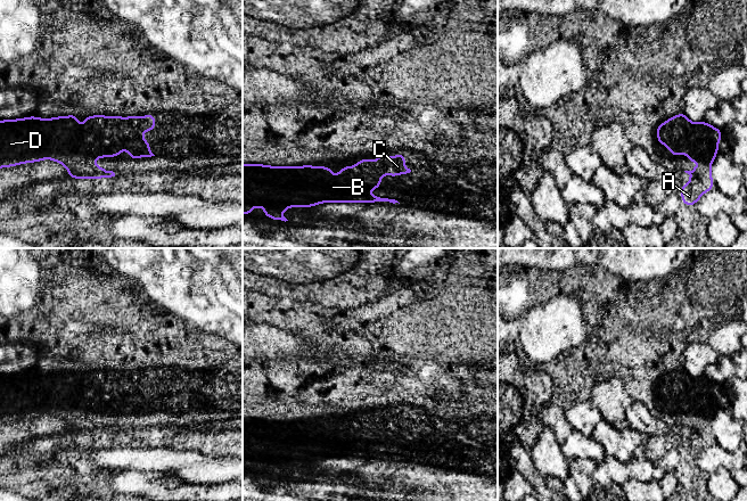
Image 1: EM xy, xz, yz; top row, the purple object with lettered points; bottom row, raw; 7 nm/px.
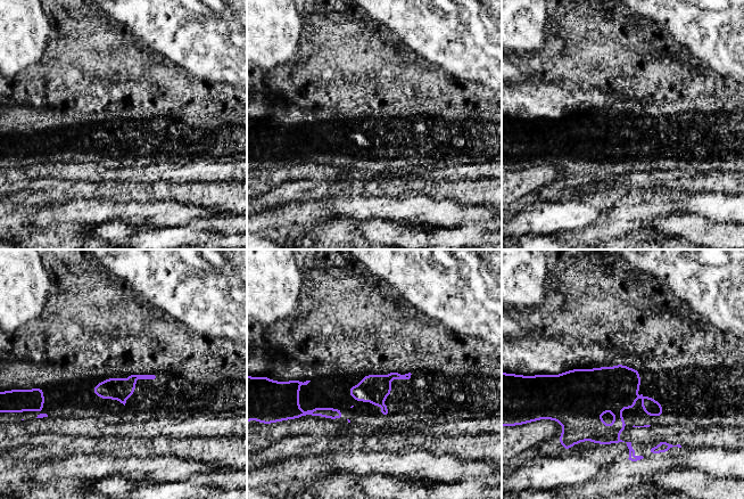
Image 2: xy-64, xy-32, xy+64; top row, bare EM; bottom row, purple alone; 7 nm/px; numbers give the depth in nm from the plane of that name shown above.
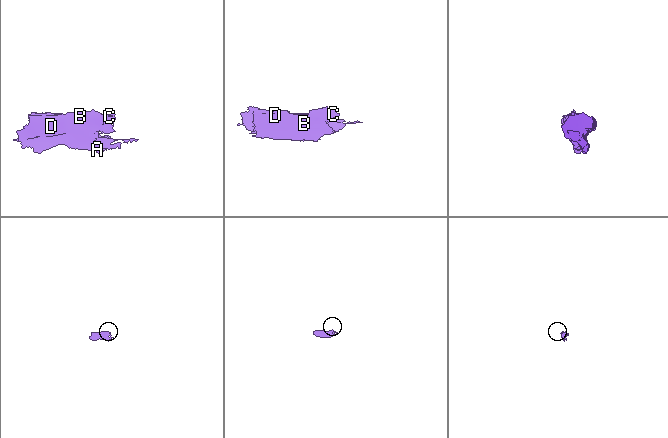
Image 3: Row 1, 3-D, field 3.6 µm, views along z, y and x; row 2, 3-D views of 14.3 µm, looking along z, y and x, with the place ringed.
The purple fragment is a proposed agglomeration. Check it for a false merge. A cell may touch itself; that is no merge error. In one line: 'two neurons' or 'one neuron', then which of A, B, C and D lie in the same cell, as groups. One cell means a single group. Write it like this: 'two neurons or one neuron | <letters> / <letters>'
one neuron | A B C D

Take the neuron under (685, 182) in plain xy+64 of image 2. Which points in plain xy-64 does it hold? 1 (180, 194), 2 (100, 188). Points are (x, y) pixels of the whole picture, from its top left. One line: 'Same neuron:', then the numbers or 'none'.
Same neuron: 1, 2

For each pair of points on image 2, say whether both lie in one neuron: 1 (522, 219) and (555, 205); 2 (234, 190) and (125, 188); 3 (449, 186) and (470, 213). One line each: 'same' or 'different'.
1: same
2: same
3: different

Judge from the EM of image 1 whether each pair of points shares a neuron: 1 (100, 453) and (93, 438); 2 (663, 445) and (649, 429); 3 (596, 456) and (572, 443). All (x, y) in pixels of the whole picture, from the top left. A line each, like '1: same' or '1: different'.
1: different
2: different
3: same

